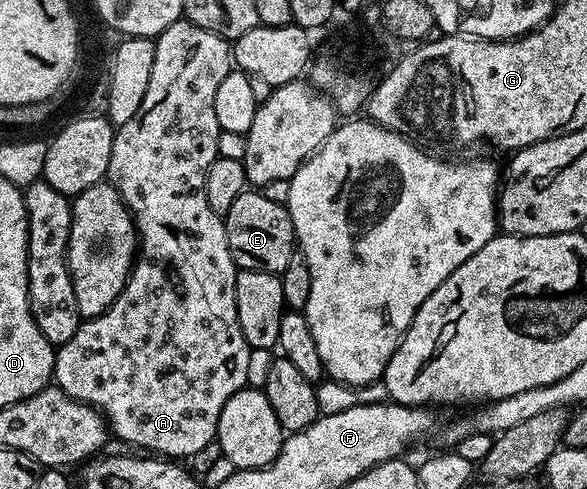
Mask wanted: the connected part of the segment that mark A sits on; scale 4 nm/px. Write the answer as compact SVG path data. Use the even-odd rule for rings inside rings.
M178 21L171 24L167 29L163 29L161 35L155 39L155 65L151 65L151 81L147 85L147 94L143 97L143 105L139 105L139 113L135 113L135 117L131 117L131 121L127 121L127 125L116 128L113 136L113 144L111 145L111 161L109 162L108 182L113 184L113 188L120 193L123 201L128 205L130 211L133 212L133 221L137 225L137 233L139 236L139 258L134 262L133 272L129 274L129 280L125 283L125 288L119 293L117 300L112 303L102 315L94 315L86 318L82 322L81 327L75 333L75 337L71 337L71 341L60 344L56 348L55 358L53 360L53 379L56 386L60 387L63 393L67 393L75 401L86 403L89 407L95 407L107 420L107 426L114 436L118 435L125 443L130 443L130 448L140 449L145 453L152 453L157 457L168 457L174 461L188 460L188 455L197 455L204 449L208 443L212 444L217 438L217 426L219 425L219 413L223 413L223 405L227 405L227 401L236 391L242 391L247 386L249 378L247 377L247 365L249 364L249 353L251 348L247 345L247 341L243 337L243 329L239 329L239 313L235 305L235 281L237 280L237 272L239 270L237 263L233 259L231 249L227 245L227 233L225 232L225 221L222 216L216 215L211 209L211 205L207 205L207 193L205 192L205 174L211 164L219 157L217 154L217 146L219 145L219 133L222 131L219 121L215 117L215 93L219 93L219 85L223 81L223 77L227 77L231 70L231 43L230 40L219 37L215 33L211 33L207 29L199 29L199 25L188 21Z

